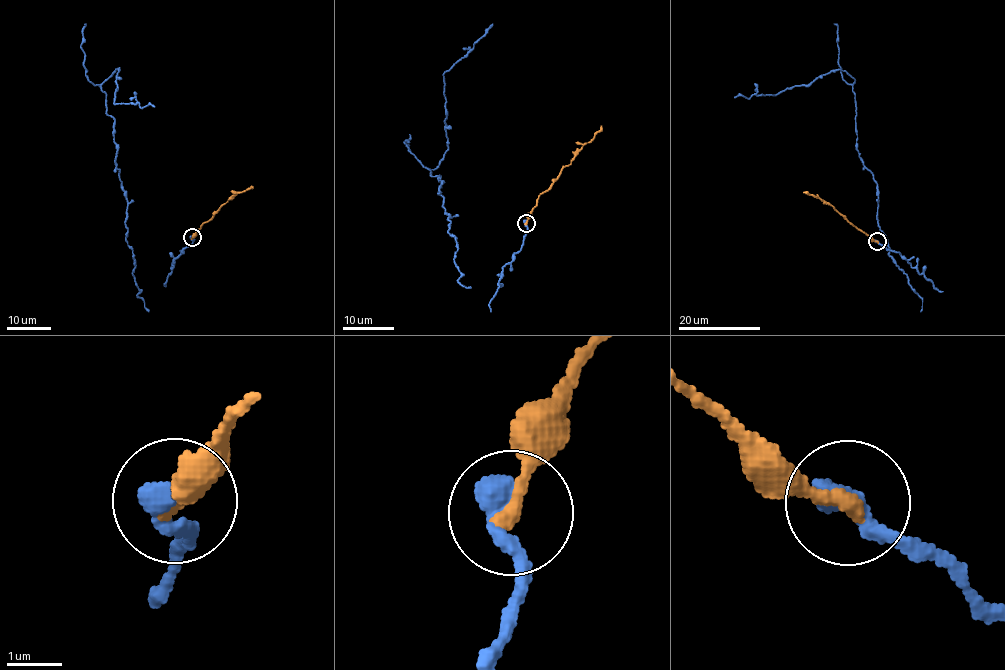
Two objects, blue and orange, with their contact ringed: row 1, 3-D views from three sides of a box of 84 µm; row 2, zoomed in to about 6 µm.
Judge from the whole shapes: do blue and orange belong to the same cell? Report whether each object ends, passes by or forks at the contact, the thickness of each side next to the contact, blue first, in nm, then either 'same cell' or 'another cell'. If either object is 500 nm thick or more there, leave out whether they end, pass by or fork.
500 nm thick on the blue side, 300 nm on the other; same cell

